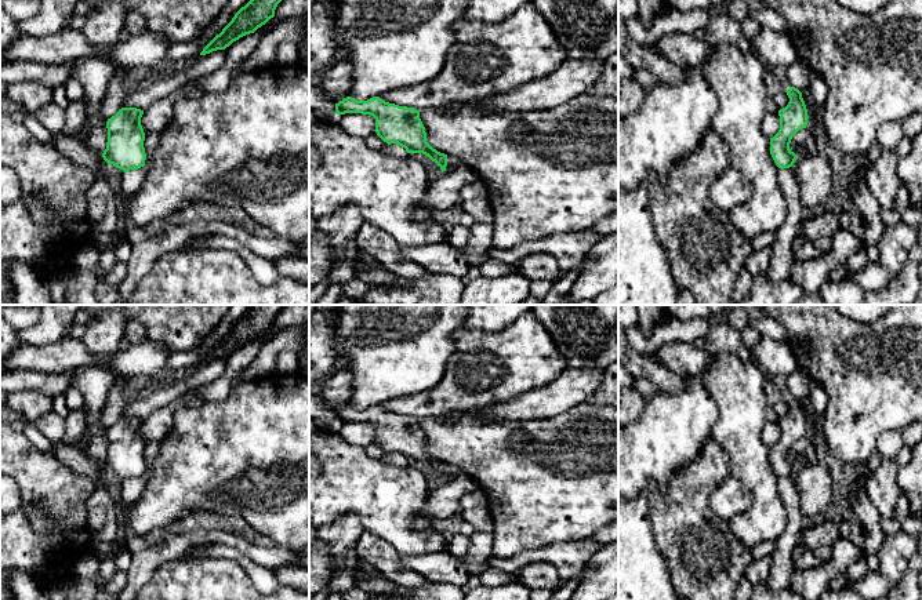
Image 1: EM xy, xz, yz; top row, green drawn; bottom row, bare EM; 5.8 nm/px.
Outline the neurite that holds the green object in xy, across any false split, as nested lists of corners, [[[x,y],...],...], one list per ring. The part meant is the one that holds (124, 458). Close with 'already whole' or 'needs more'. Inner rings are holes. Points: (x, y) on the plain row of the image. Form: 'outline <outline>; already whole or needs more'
outline [[[121,417],[106,430],[108,451],[102,466],[108,473],[113,473],[124,481],[145,474],[142,423],[141,418]]]; already whole

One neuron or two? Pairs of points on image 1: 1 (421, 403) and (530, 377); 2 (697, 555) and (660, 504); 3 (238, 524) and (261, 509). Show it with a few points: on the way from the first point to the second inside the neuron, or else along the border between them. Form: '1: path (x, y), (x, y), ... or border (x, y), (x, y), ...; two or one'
1: path (449, 395), (465, 392), (475, 382), (503, 382); one
2: path (694, 542), (672, 516); one
3: border (224, 515), (243, 516), (271, 538); two

